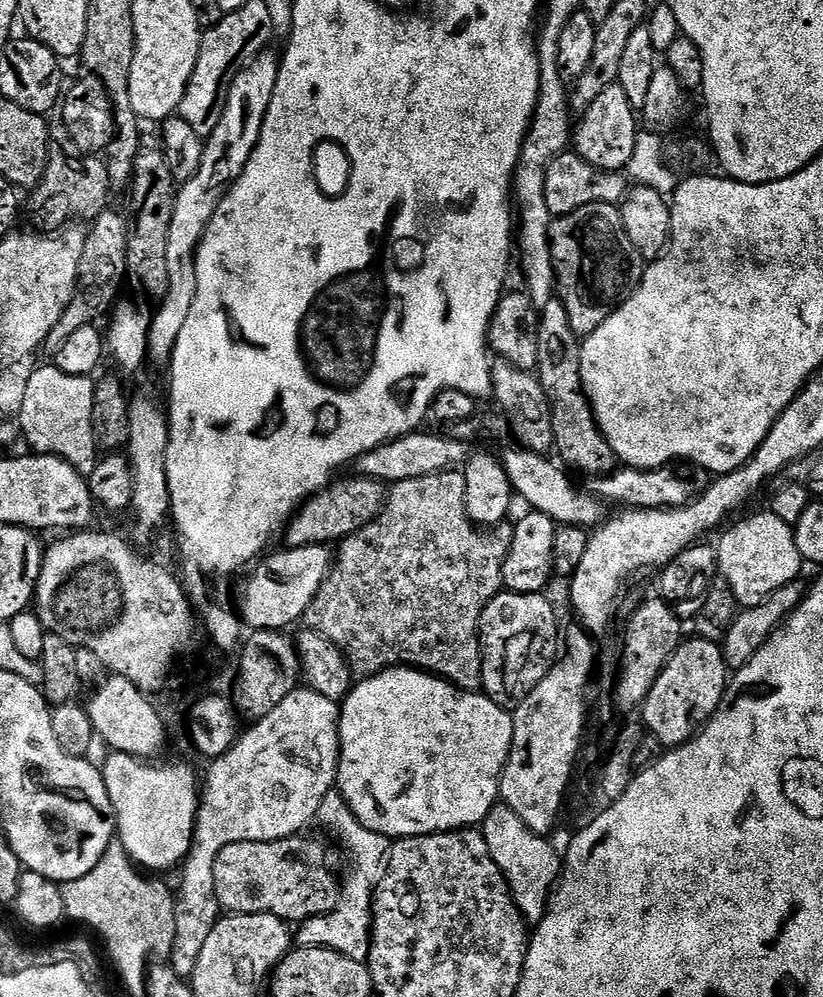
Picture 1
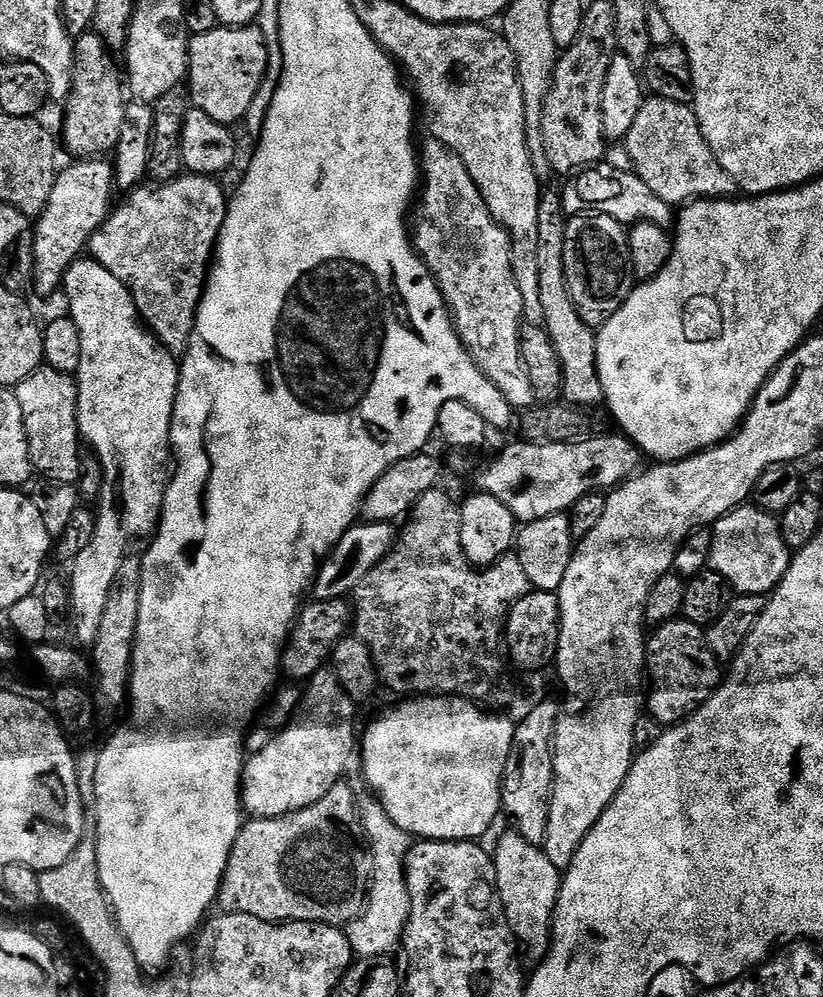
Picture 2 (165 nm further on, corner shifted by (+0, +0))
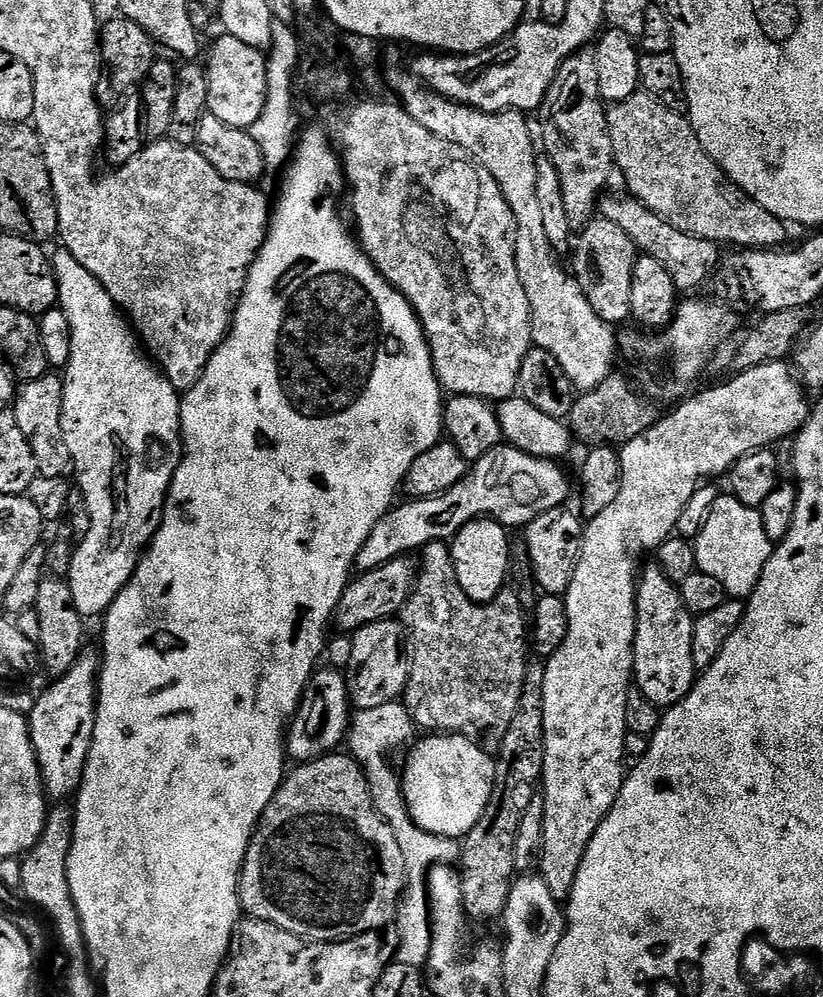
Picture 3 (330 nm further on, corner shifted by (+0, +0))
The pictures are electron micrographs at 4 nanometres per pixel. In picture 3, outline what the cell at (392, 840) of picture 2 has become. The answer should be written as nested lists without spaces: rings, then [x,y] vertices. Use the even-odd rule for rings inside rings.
[[[403,702],[376,706],[374,710],[359,710],[350,721],[346,737],[347,751],[364,771],[366,782],[378,814],[394,830],[398,838],[398,847],[406,862],[407,883],[404,885],[400,904],[396,908],[394,923],[391,925],[392,940],[396,943],[395,963],[413,970],[423,969],[428,962],[432,949],[432,921],[428,910],[428,871],[437,864],[455,865],[460,859],[462,847],[459,839],[450,836],[435,836],[422,830],[414,822],[404,797],[404,781],[398,768],[392,765],[391,752],[399,748],[407,749],[417,739],[418,729],[412,721],[412,715]]]

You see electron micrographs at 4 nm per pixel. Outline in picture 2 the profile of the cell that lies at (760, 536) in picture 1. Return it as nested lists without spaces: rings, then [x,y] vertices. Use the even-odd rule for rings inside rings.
[[[741,506],[716,521],[712,528],[711,571],[722,574],[737,593],[767,597],[777,586],[792,561],[793,553],[780,533],[780,521],[773,513],[755,506]]]

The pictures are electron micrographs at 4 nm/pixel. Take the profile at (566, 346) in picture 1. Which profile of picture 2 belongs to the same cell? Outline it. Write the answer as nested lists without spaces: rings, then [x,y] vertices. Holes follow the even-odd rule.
[[[541,191],[538,202],[538,302],[542,302],[542,326],[550,334],[550,342],[554,342],[554,350],[558,350],[558,362],[562,362],[563,399],[577,408],[592,410],[595,404],[604,404],[604,391],[598,374],[596,332],[576,309],[568,289],[570,277],[564,267],[564,251],[569,219],[561,193]]]

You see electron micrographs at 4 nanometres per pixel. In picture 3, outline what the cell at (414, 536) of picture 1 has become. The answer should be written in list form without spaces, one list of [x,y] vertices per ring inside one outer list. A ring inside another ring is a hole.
[[[447,543],[427,544],[419,556],[420,564],[418,560],[416,586],[412,589],[402,613],[402,623],[408,630],[412,653],[412,669],[402,702],[407,706],[408,713],[412,715],[412,721],[416,724],[417,729],[423,730],[425,733],[464,736],[470,742],[477,744],[479,748],[485,750],[499,749],[502,738],[506,738],[506,730],[510,730],[510,722],[514,719],[514,710],[518,710],[518,702],[522,698],[522,690],[524,689],[526,670],[530,663],[530,657],[528,657],[528,652],[530,656],[530,624],[526,619],[525,605],[520,602],[520,592],[505,590],[498,593],[488,604],[475,604],[466,594],[466,590],[462,590],[462,586],[458,582],[458,574],[454,570],[454,562],[452,561],[452,550]]]

